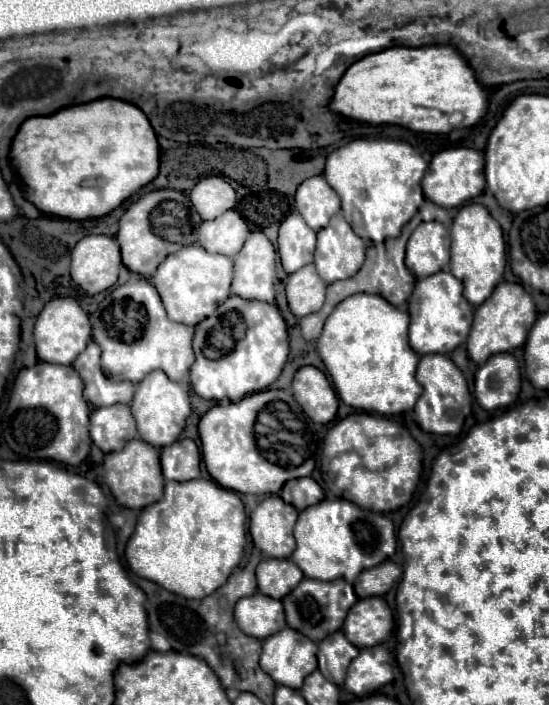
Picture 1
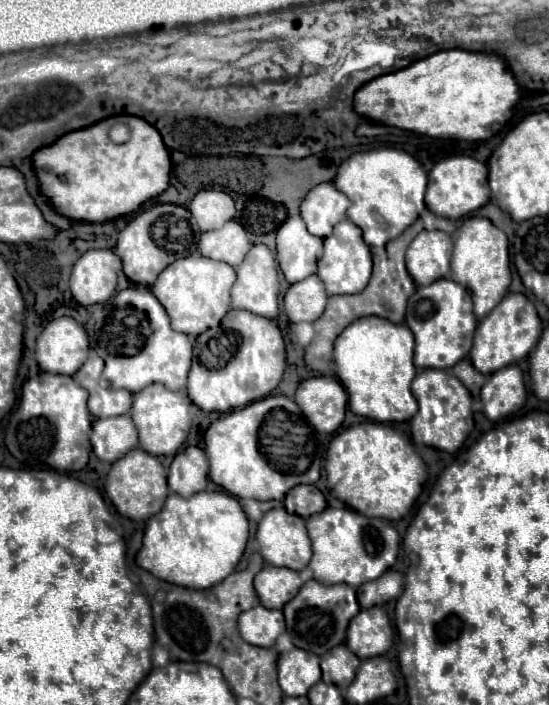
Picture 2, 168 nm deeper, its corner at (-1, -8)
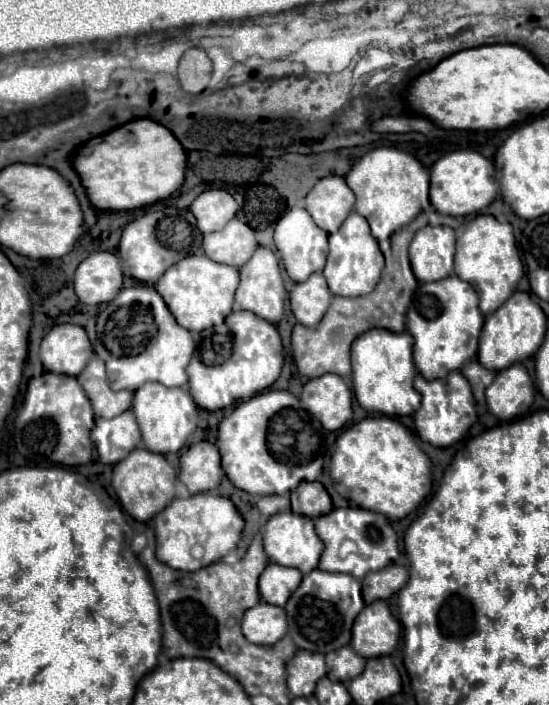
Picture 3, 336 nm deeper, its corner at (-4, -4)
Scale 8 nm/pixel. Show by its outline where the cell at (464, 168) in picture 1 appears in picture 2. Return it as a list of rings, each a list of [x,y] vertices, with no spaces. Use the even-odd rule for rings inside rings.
[[[450,156],[440,160],[428,174],[428,188],[426,188],[426,206],[444,218],[462,218],[470,212],[482,208],[490,198],[488,186],[488,168],[486,164],[478,162],[470,156]]]

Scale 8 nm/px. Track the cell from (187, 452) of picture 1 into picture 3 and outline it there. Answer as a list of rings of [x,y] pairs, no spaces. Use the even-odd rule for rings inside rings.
[[[209,442],[191,444],[179,458],[179,480],[191,494],[215,490],[221,482],[221,456]]]

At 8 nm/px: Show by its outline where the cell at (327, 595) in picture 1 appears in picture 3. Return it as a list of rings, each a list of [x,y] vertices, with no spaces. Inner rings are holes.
[[[313,570],[303,576],[301,586],[291,594],[285,612],[289,616],[289,636],[297,648],[327,654],[351,640],[351,624],[355,616],[363,610],[365,602],[361,598],[361,582],[351,574],[331,574],[323,570]]]

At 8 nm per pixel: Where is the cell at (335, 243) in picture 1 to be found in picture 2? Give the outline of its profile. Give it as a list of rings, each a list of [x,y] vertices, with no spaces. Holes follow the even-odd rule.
[[[346,210],[346,220],[342,220],[342,222],[338,222],[336,226],[334,226],[334,230],[332,230],[332,236],[328,236],[328,238],[322,238],[323,241],[323,256],[318,260],[318,276],[320,276],[320,280],[324,282],[324,286],[326,286],[326,292],[328,292],[328,296],[334,296],[334,294],[358,294],[358,292],[362,292],[364,288],[366,288],[366,284],[368,284],[368,280],[370,280],[370,274],[372,274],[372,254],[370,254],[370,248],[366,246],[366,242],[362,240],[362,232],[360,232],[360,228],[356,226],[356,224],[352,224],[352,222],[347,217]]]

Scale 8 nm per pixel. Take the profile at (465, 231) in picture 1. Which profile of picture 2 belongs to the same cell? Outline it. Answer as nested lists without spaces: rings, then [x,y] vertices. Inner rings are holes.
[[[474,216],[464,220],[464,224],[456,232],[450,268],[452,268],[452,280],[468,288],[474,300],[474,314],[478,318],[484,318],[506,296],[508,286],[512,282],[506,234],[500,228],[496,228],[488,218]]]

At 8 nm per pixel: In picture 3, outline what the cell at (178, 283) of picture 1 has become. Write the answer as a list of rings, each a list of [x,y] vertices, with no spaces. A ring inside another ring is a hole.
[[[185,256],[179,264],[173,264],[155,284],[157,292],[167,302],[179,326],[201,332],[215,324],[221,324],[233,308],[233,294],[239,284],[239,270],[229,264],[219,264],[207,256]]]

